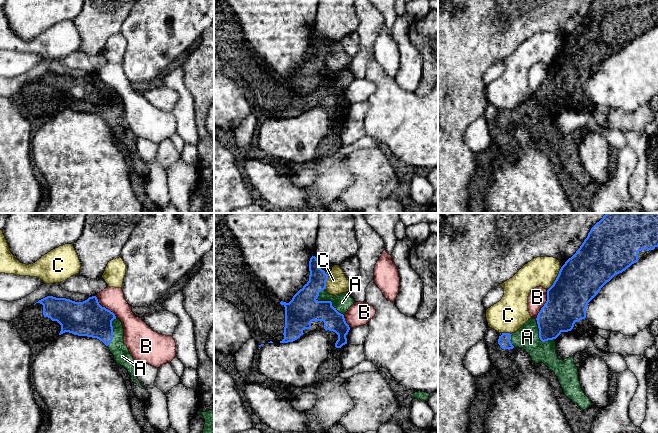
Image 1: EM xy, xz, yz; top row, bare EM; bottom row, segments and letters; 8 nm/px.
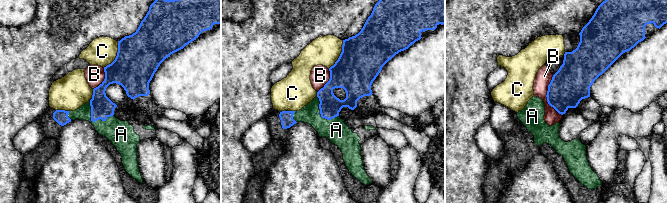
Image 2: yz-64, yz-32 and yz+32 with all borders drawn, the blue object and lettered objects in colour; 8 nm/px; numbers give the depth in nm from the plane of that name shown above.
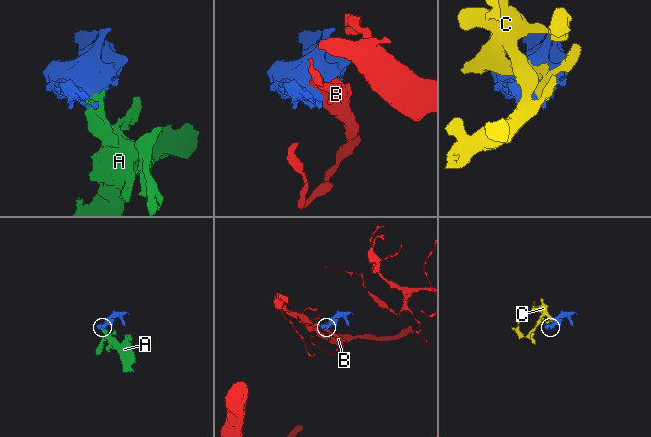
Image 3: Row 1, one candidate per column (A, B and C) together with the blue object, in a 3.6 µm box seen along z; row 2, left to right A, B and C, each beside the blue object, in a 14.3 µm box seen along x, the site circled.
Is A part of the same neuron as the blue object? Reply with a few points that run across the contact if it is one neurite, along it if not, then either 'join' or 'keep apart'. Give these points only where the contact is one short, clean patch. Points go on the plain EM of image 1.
join

